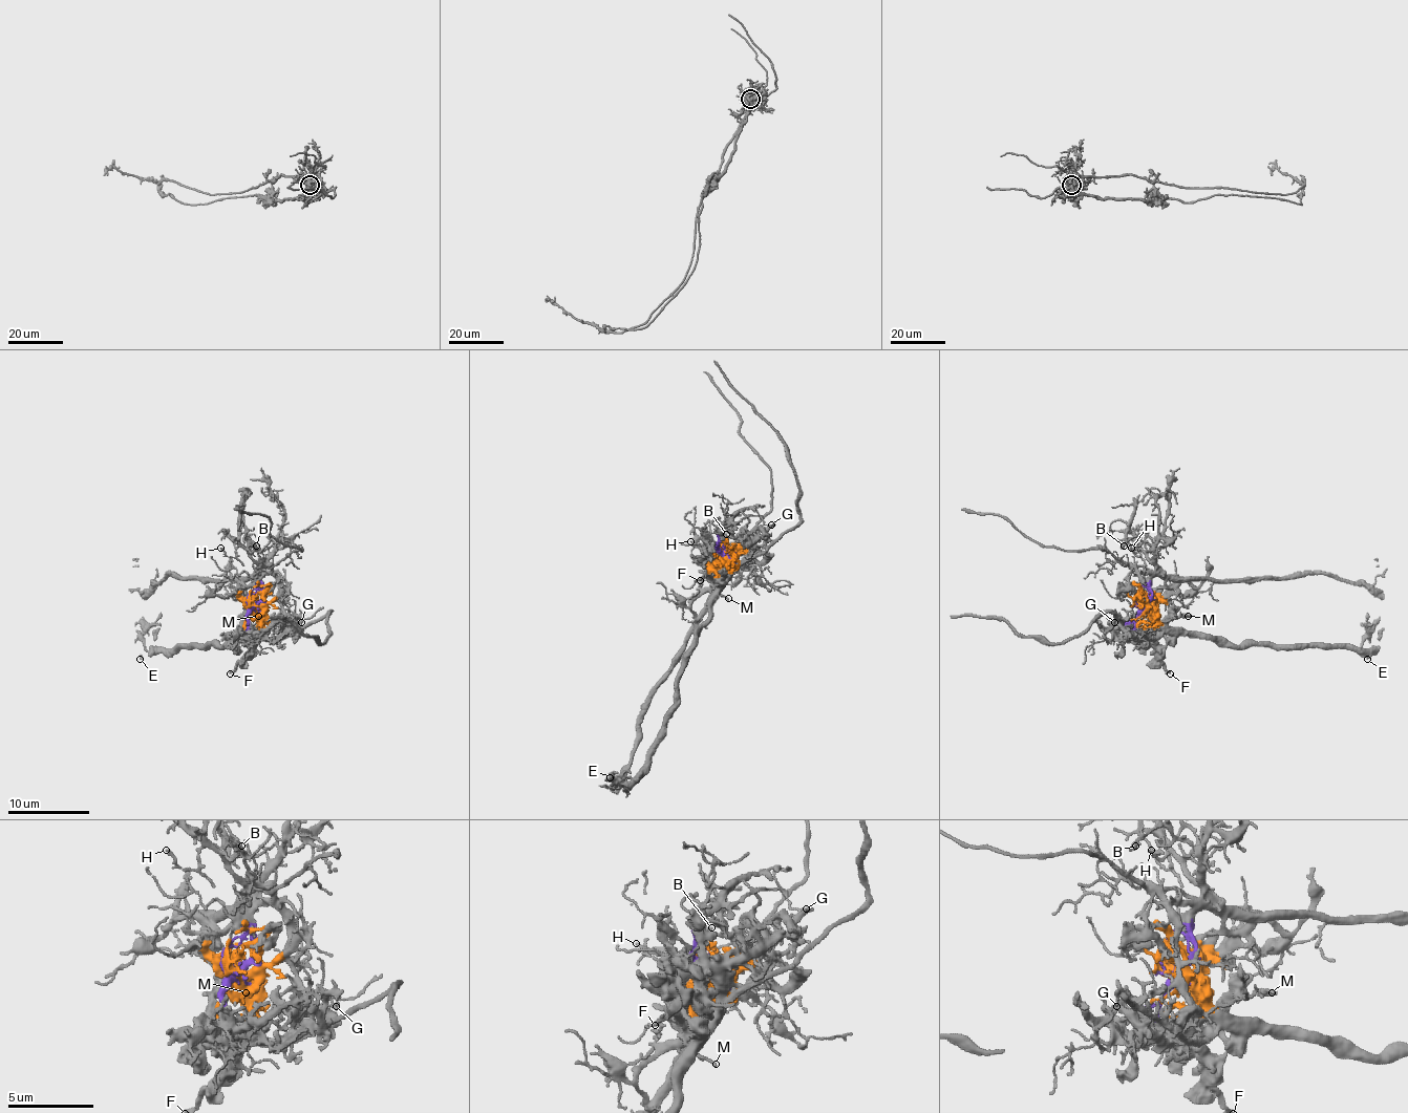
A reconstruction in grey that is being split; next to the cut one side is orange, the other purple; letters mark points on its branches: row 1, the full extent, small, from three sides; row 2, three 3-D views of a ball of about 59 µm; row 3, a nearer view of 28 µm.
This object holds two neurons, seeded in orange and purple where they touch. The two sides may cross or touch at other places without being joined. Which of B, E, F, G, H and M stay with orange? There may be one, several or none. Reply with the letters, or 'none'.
E, F, G, M

